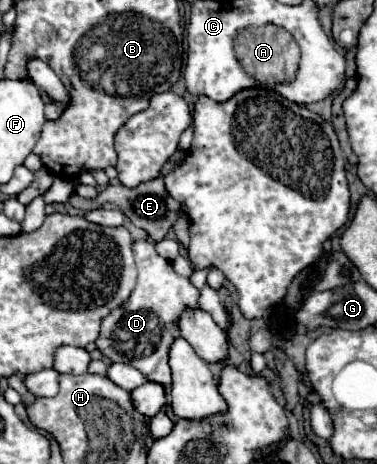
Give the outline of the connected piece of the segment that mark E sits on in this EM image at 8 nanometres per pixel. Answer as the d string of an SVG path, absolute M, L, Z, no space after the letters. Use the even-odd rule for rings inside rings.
M159 175L157 179L151 179L151 181L145 181L145 183L139 183L139 187L123 187L123 185L107 185L97 197L93 199L85 199L85 197L79 197L79 195L71 195L69 203L73 207L79 207L83 211L91 211L91 209L97 209L105 203L113 203L117 205L137 227L145 229L149 233L149 237L153 241L161 241L165 239L165 235L169 233L169 229L173 227L173 223L177 221L177 217L181 215L181 205L167 193L165 189L165 183L163 183L163 175Z

